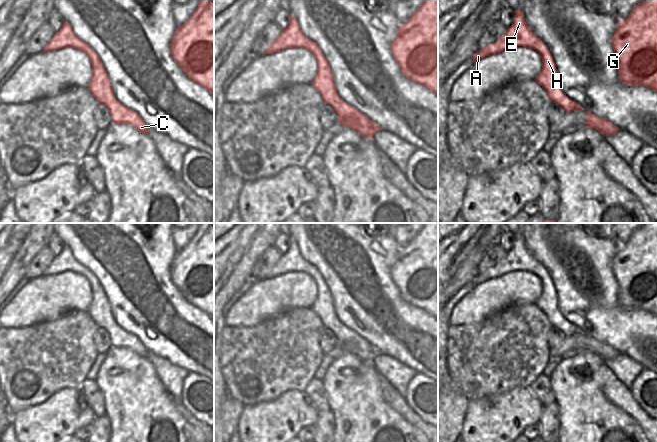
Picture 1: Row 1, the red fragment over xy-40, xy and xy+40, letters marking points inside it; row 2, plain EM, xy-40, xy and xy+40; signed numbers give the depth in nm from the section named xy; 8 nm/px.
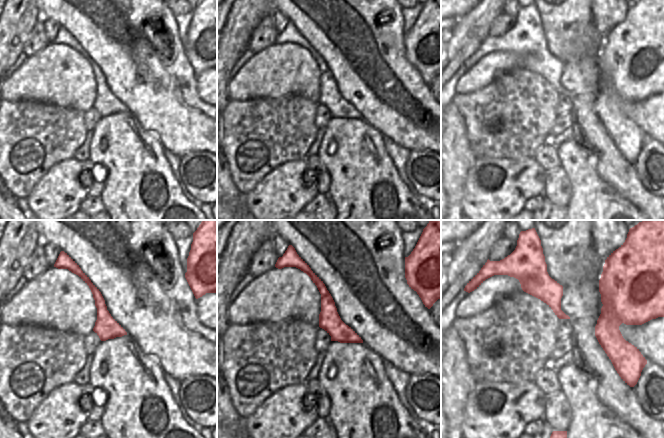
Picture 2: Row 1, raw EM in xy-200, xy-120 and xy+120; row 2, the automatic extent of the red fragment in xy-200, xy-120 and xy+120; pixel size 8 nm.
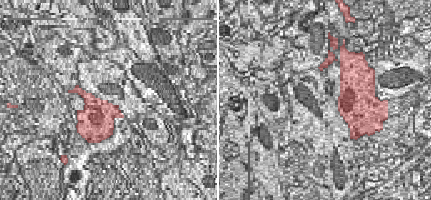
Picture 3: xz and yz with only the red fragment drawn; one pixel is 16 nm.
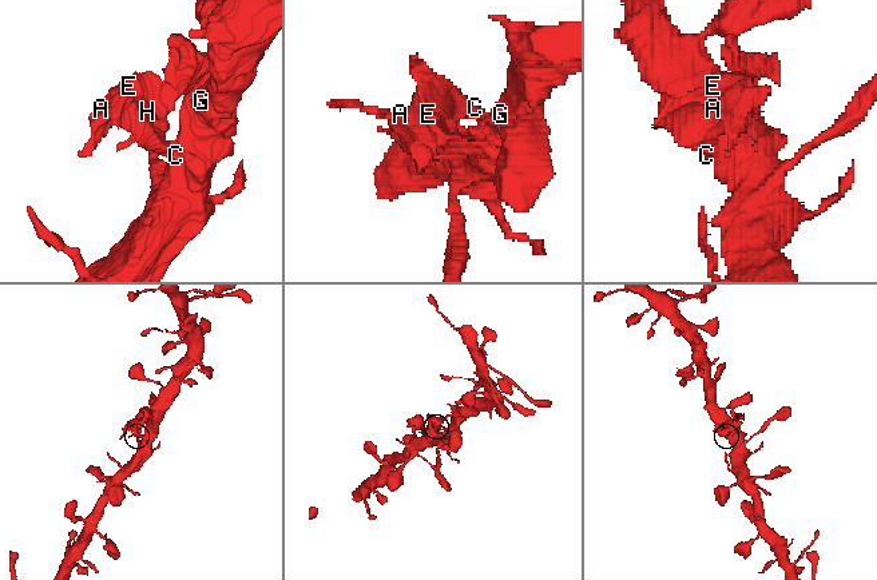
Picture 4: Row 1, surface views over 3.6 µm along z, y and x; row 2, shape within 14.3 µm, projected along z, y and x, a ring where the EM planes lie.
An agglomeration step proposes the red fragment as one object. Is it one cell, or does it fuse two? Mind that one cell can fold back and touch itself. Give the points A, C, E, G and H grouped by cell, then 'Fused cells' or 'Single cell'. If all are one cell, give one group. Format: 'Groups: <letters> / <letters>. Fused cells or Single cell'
Groups: A C E H / G. Fused cells

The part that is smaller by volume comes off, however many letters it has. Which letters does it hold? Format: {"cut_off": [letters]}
{"cut_off": ["A", "C", "E", "H"]}

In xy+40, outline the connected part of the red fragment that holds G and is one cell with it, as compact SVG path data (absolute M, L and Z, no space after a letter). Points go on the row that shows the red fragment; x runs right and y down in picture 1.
M642 0L625 20L618 20L612 37L618 59L618 77L629 86L645 86L657 92L657 0Z

